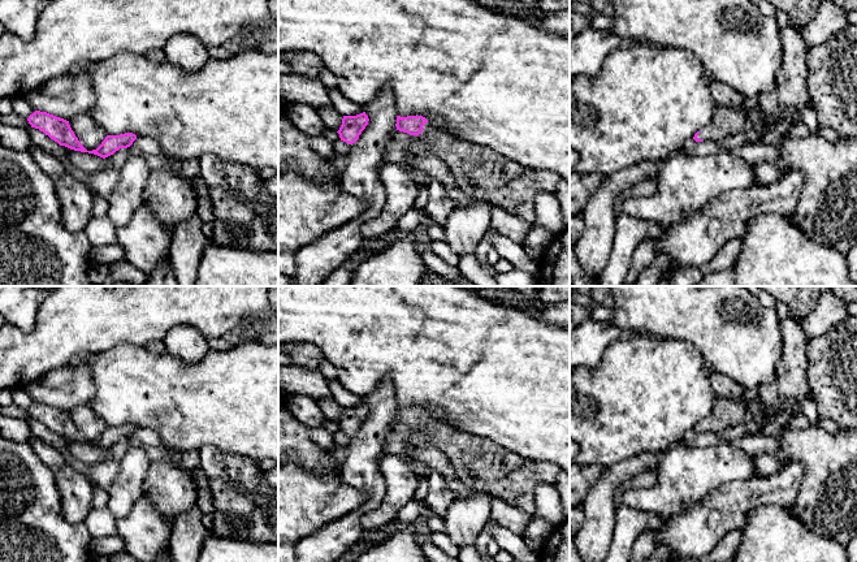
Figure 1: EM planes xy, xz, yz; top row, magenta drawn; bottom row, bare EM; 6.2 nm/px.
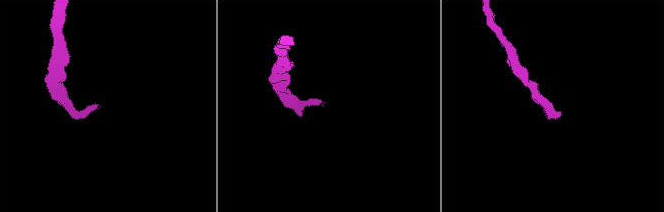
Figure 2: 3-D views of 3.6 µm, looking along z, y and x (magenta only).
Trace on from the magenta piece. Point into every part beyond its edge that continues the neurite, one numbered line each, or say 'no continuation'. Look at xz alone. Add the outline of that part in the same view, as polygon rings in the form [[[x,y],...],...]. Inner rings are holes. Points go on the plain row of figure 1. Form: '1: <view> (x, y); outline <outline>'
1: xz (479, 463); outline [[[427,414],[419,427],[395,422],[384,444],[385,454],[414,461],[411,436],[421,433],[447,458],[456,479],[468,489],[481,489],[533,518],[538,484],[555,485],[560,468],[547,462],[532,462],[493,441],[456,431]]]

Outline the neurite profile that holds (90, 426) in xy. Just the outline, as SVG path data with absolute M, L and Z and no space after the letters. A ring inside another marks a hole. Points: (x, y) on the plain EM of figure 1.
M90 406L74 407L69 416L87 442L96 441L107 428L105 422Z

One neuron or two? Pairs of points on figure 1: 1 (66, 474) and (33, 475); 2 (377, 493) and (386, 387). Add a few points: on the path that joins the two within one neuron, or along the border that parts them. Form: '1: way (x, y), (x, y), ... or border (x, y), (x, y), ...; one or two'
1: border (33, 450), (52, 472), (60, 504); two
2: way (371, 467), (371, 435), (382, 413); one

